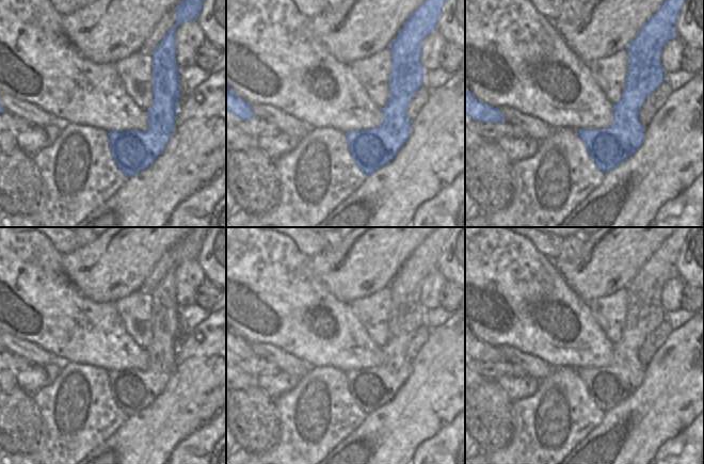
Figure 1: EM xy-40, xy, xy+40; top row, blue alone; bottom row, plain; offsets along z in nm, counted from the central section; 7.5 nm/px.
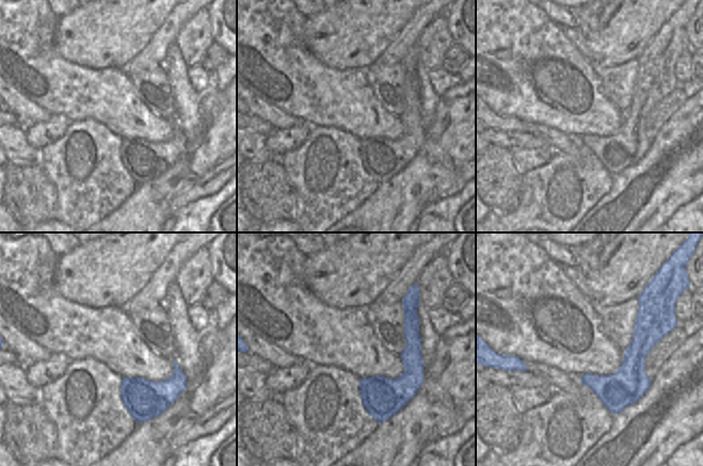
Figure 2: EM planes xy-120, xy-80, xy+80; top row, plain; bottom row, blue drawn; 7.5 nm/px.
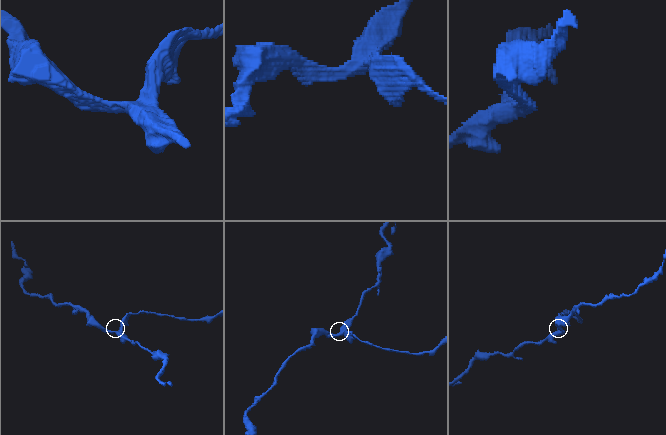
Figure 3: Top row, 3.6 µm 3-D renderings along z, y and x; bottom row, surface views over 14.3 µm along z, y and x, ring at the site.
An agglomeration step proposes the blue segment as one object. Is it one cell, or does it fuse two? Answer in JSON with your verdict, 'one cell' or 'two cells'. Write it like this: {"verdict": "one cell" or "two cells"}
{"verdict": "one cell"}

